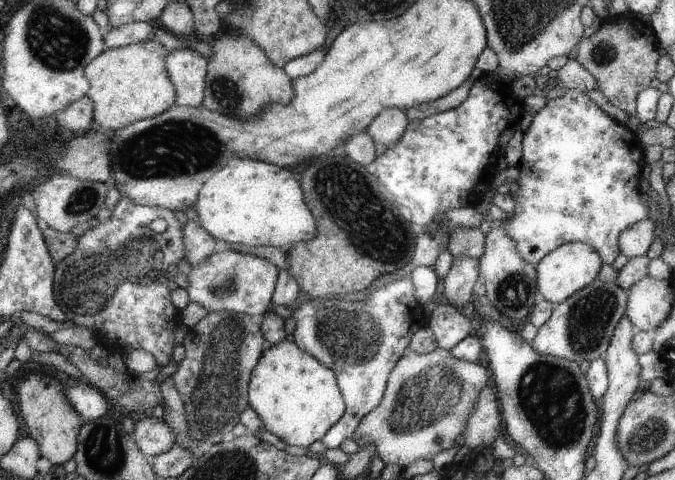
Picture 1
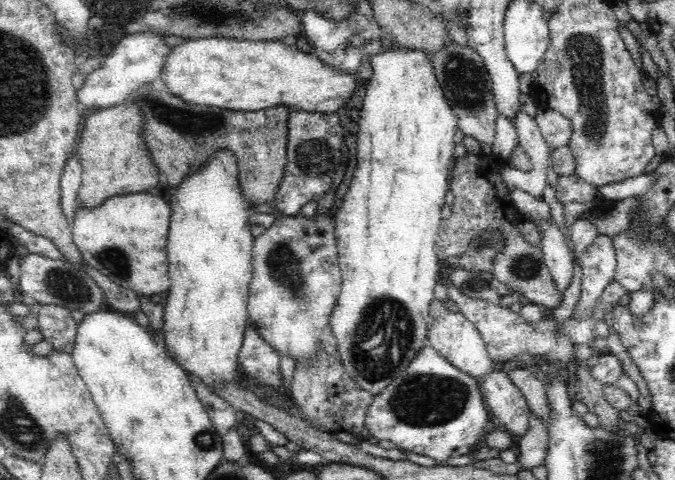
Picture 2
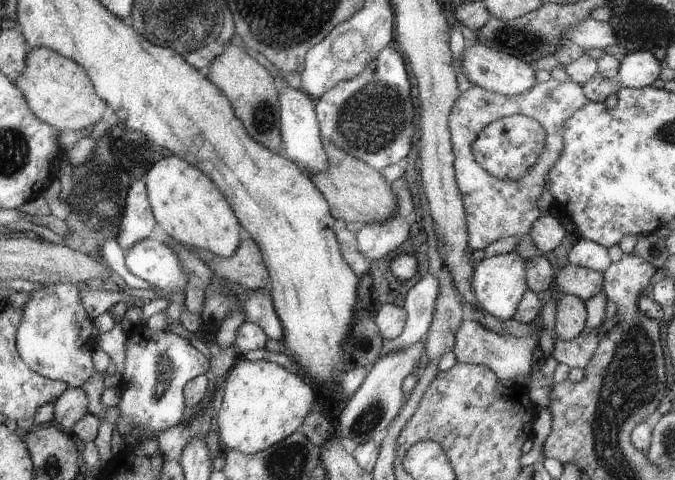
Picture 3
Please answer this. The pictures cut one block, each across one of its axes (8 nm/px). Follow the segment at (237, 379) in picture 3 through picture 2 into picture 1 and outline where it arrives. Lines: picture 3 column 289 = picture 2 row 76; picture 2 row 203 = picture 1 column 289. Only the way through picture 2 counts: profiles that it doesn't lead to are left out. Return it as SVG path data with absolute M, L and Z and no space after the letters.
M283 340L263 350L249 380L247 400L263 422L263 430L275 434L283 444L301 448L321 440L345 412L335 374L311 354L303 352L293 340Z

